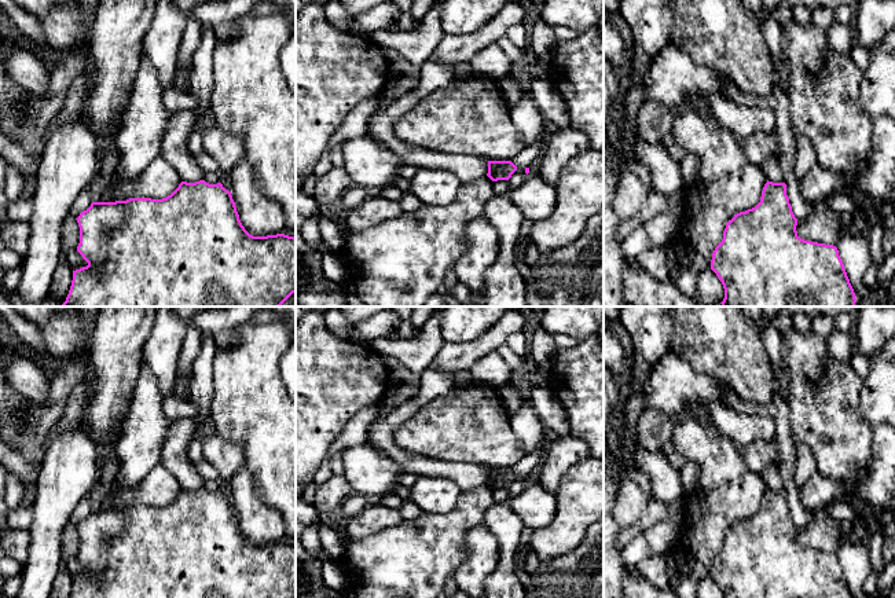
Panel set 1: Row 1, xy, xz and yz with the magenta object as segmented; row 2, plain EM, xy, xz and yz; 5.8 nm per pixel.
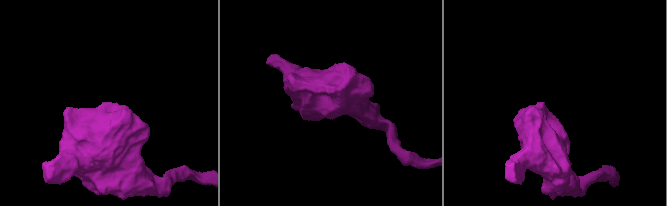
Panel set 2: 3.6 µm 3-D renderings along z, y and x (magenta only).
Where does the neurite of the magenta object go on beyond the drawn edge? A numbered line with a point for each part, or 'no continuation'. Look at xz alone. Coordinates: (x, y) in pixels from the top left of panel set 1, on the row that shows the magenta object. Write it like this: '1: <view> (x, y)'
no continuation

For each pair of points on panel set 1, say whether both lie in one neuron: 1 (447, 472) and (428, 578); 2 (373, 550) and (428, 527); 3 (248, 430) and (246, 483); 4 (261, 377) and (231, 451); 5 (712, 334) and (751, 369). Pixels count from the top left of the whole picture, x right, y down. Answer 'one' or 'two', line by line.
1: two
2: one
3: two
4: two
5: one

